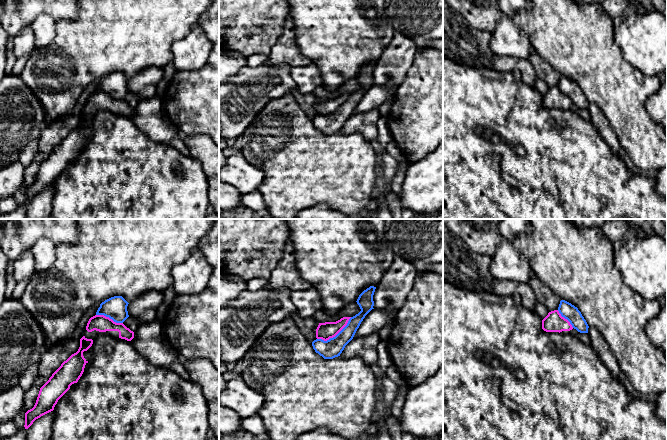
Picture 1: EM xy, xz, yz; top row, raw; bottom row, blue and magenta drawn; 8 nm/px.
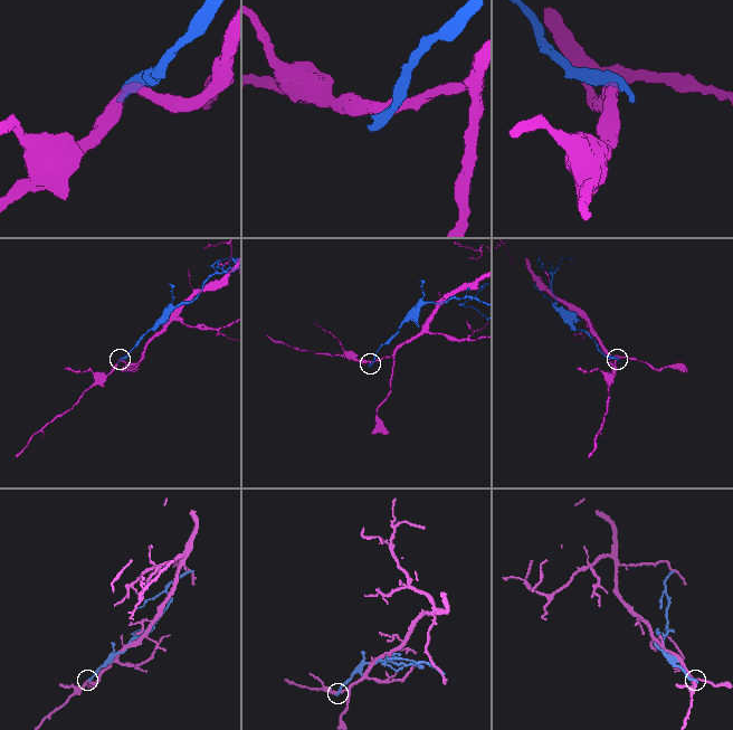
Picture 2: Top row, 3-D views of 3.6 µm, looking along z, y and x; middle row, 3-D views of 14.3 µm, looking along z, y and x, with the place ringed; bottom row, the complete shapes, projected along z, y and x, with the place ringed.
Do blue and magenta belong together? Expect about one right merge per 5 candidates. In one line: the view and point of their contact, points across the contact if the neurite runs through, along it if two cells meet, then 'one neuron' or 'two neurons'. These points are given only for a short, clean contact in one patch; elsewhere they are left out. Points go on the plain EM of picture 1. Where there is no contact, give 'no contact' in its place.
contact xz (336, 111); border xz (351, 93), (334, 112), (326, 116), (317, 115); two neurons

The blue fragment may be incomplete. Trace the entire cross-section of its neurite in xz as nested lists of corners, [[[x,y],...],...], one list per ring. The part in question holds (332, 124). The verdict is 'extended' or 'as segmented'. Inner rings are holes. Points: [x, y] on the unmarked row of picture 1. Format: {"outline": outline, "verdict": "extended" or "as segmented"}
{"outline": [[[370,62],[357,75],[361,87],[351,93],[347,101],[333,114],[327,117],[316,115],[312,118],[313,125],[324,135],[333,135],[340,132],[345,122],[353,115],[357,105],[365,92],[374,85],[373,71],[376,63]]], "verdict": "as segmented"}

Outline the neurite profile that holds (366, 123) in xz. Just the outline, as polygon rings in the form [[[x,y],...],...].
[[[372,109],[368,112],[353,114],[345,122],[340,132],[345,135],[360,133],[367,141],[372,141],[377,139],[378,136],[379,119],[379,109]]]

